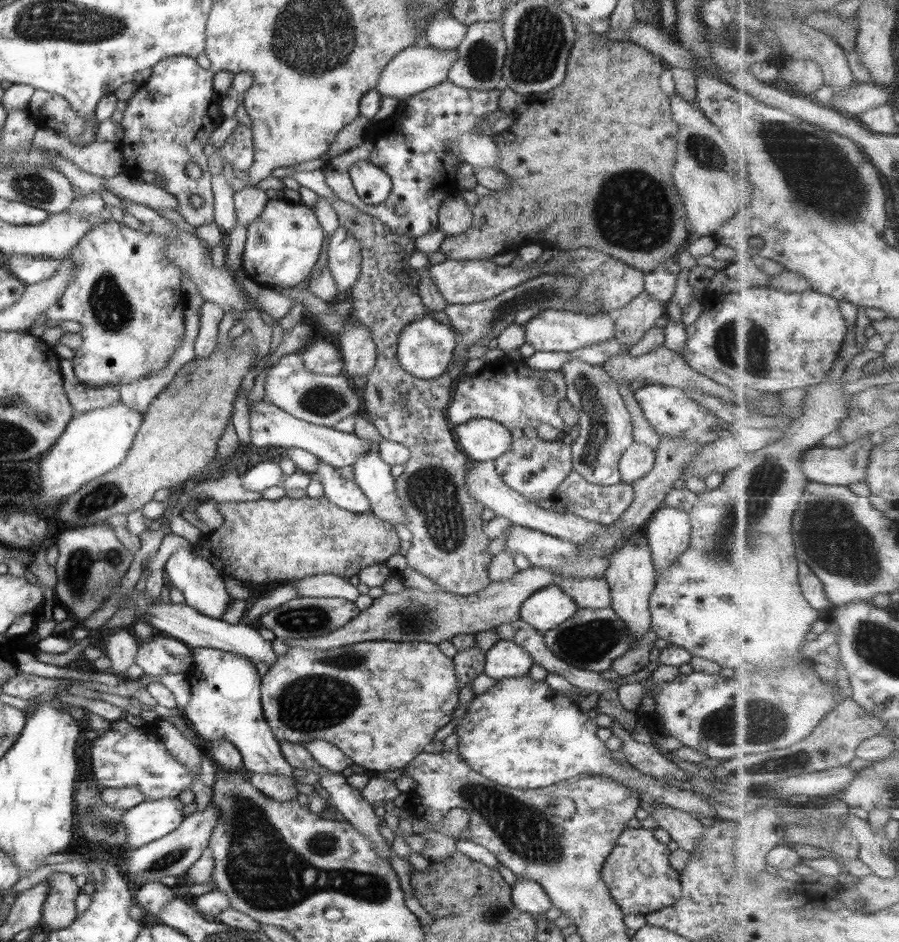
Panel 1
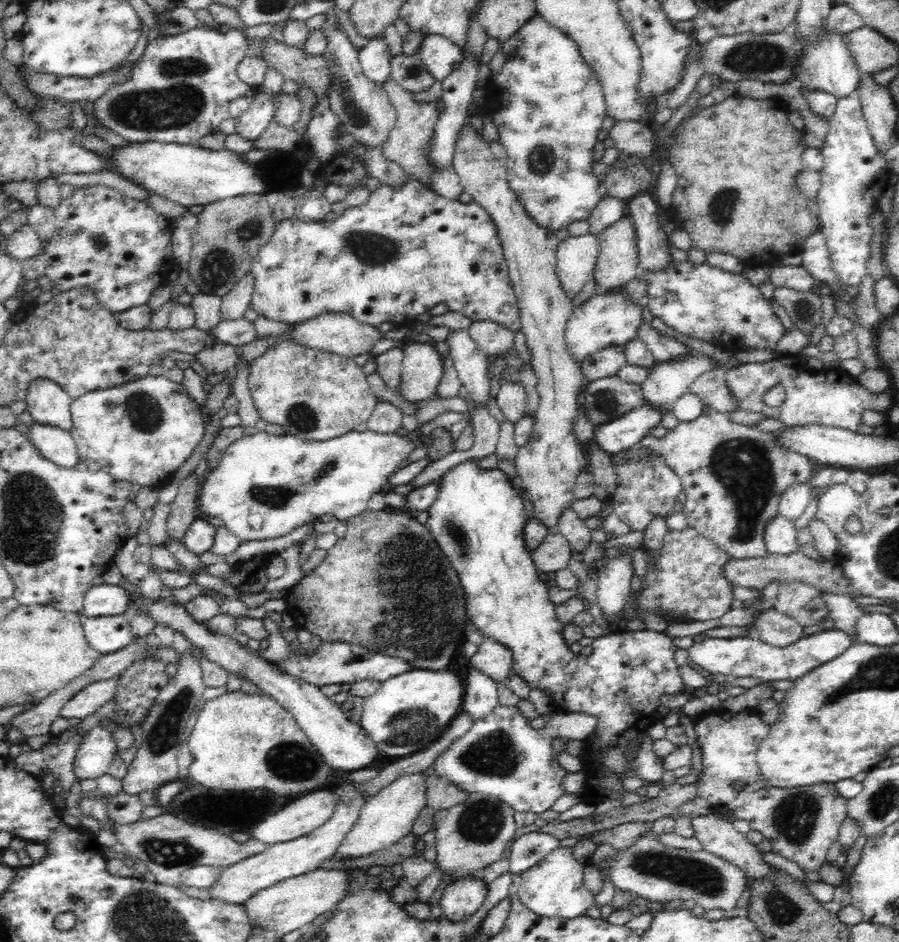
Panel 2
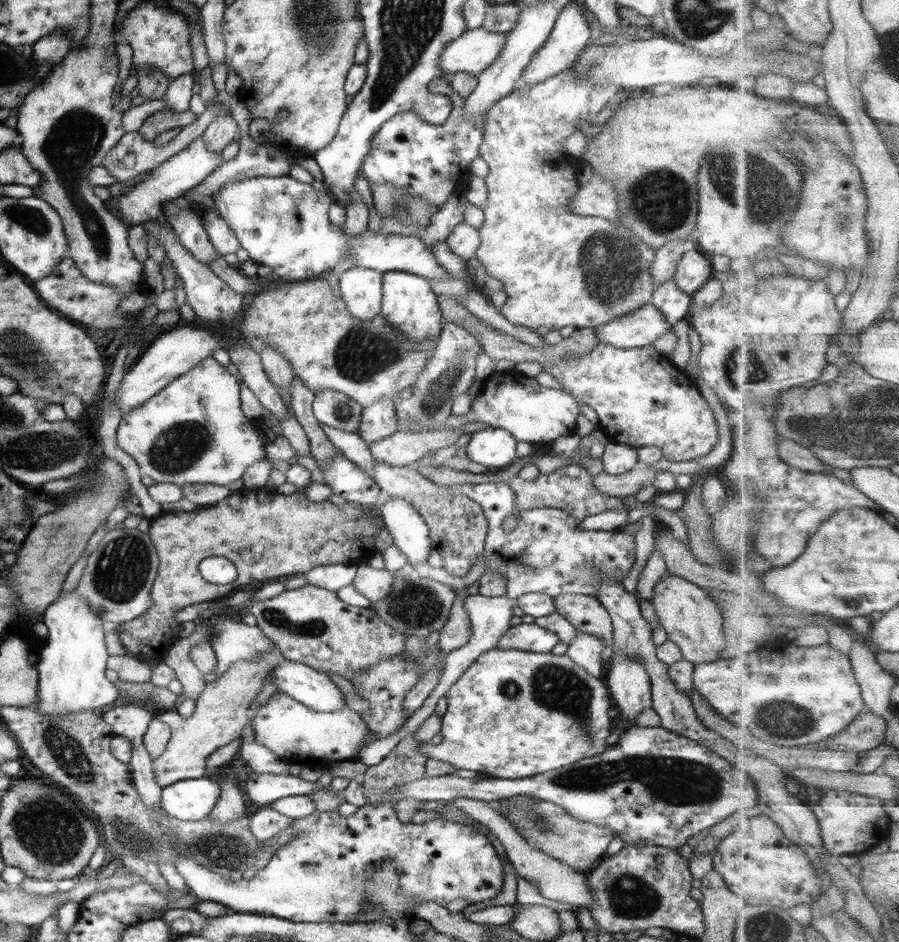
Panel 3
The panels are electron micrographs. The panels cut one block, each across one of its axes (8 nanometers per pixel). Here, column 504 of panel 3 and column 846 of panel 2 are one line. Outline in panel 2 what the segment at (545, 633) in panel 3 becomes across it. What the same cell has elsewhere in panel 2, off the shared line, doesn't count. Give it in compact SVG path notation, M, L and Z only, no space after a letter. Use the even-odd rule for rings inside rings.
M824 630L811 636L804 636L791 646L772 647L750 637L708 638L694 644L688 651L691 663L701 666L714 675L735 676L736 678L760 678L761 681L793 680L808 674L818 666L831 662L843 654L853 641L842 630Z

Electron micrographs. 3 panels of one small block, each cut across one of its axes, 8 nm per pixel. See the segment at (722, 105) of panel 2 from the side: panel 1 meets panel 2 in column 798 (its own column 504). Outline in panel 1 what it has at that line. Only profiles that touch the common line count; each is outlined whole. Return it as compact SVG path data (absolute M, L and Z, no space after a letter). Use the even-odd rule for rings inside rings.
M593 31L580 35L567 58L564 80L547 93L533 95L538 102L552 106L554 120L558 118L564 124L544 128L518 124L518 132L516 128L508 128L492 136L501 157L496 168L510 178L510 185L504 191L479 197L476 206L471 207L472 226L466 233L442 242L440 251L446 259L492 259L530 243L564 252L578 247L598 250L643 272L654 271L666 259L676 257L690 232L685 206L672 178L678 124L673 120L669 94L660 86L659 78L666 67L659 56L632 41L607 40ZM614 124L616 128L610 130ZM614 188L624 188L624 198Z

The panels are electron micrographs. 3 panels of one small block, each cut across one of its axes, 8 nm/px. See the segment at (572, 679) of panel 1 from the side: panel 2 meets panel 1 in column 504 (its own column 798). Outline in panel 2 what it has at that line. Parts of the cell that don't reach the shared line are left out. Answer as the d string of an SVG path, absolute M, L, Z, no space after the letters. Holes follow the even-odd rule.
M774 608L760 612L755 620L759 640L772 647L791 646L804 637L804 626Z

